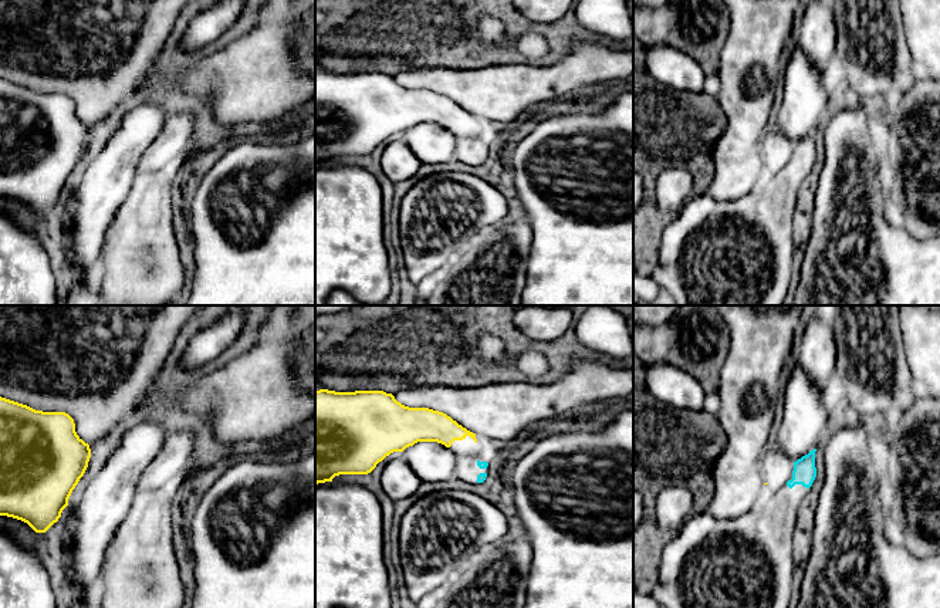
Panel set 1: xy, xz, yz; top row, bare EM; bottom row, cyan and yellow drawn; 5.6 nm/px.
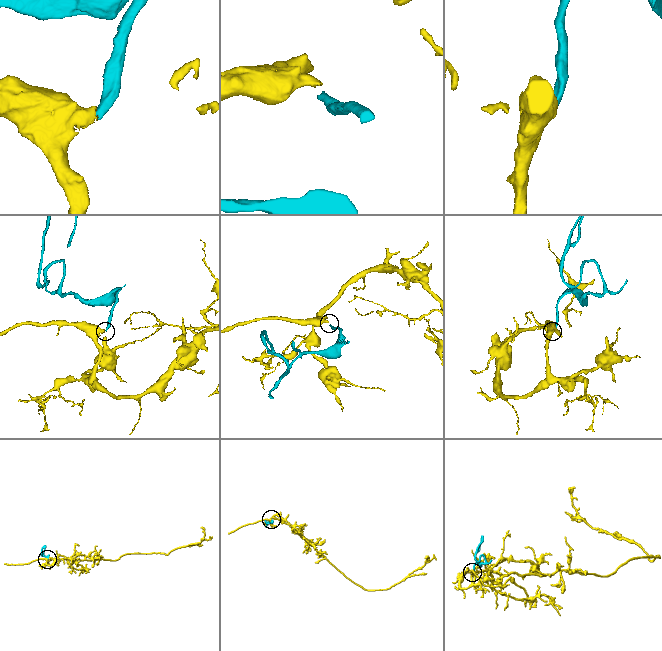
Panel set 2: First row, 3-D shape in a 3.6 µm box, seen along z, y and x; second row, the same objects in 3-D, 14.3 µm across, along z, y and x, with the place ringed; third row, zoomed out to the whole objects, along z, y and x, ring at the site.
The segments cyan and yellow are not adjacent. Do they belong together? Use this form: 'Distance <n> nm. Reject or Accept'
Distance 110 nm. Reject

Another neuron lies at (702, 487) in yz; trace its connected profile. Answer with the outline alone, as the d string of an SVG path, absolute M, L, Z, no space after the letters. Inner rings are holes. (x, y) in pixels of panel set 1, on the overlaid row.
M633 354L633 490L639 492L645 503L645 517L633 530L633 587L640 595L652 595L659 581L659 564L663 547L674 534L663 531L656 520L656 500L660 490L672 483L684 484L693 496L692 514L707 511L714 493L713 467L717 457L727 445L727 435L723 430L717 415L707 411L676 409L653 398L645 386L646 365Z

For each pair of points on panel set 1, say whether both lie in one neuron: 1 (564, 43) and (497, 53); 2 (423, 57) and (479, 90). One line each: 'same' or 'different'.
1: same
2: different

